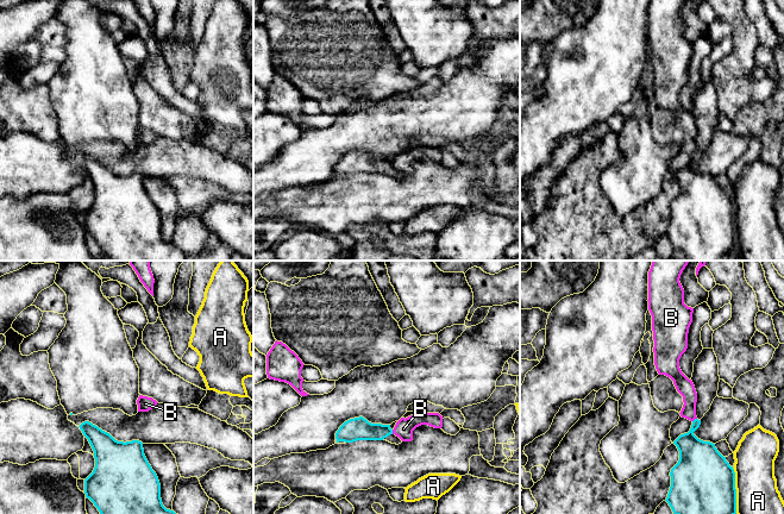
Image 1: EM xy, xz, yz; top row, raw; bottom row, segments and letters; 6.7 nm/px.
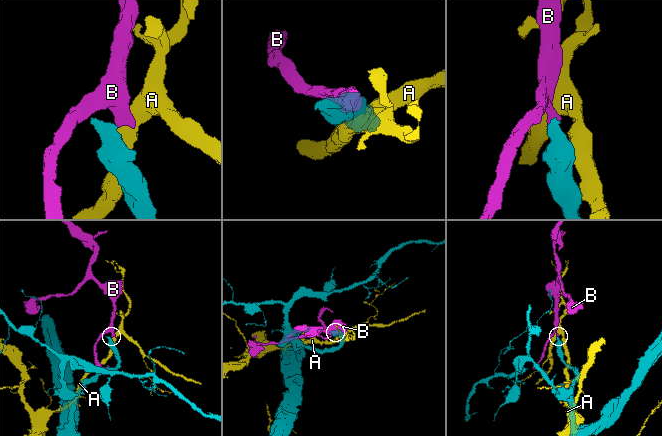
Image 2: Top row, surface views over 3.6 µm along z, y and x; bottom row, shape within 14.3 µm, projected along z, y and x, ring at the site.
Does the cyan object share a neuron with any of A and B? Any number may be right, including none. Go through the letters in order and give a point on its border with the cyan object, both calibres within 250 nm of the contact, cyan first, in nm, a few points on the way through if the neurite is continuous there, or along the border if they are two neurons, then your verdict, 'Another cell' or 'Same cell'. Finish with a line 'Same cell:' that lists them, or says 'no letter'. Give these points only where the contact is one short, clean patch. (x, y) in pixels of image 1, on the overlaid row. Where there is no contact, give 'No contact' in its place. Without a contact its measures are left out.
A: Touches cyan at yz (735, 490). Thickness 440 nm (cyan) against 280 nm. Another cell
B: Touches cyan at xz (392, 432). Thickness 160 nm (cyan) against 130 nm. Boundary: xz (392, 430), (393, 433). Another cell
Same cell: no letter

